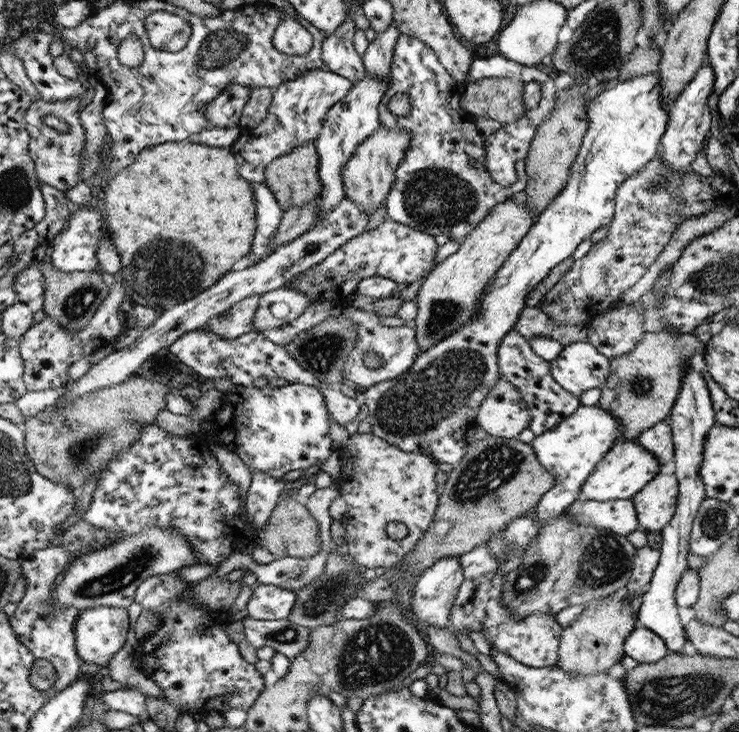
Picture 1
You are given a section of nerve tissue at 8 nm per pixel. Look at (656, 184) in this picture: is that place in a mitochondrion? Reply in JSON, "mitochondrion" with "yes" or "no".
{"mitochondrion":"yes"}

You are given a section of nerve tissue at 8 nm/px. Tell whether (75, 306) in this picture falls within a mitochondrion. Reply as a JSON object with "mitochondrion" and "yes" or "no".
{"mitochondrion":"yes"}

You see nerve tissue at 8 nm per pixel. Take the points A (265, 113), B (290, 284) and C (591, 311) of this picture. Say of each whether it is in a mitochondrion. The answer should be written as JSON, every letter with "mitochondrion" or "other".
{"A":"other","B":"other","C":"other"}

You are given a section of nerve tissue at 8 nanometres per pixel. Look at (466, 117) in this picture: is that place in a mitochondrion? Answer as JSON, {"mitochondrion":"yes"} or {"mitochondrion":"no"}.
{"mitochondrion":"no"}

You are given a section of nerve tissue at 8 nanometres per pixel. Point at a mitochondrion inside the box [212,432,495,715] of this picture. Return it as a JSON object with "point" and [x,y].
{"point":[375,653]}

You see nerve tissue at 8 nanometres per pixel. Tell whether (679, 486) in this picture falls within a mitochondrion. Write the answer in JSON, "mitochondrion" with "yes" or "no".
{"mitochondrion":"no"}

